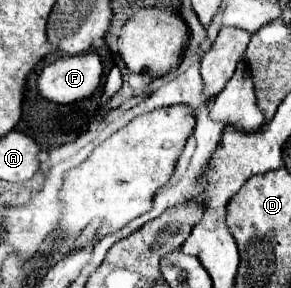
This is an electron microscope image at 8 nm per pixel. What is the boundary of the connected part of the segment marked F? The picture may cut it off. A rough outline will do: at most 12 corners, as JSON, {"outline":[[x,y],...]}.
{"outline":[[96,53],[62,57],[38,79],[42,97],[74,103],[102,77]]}

